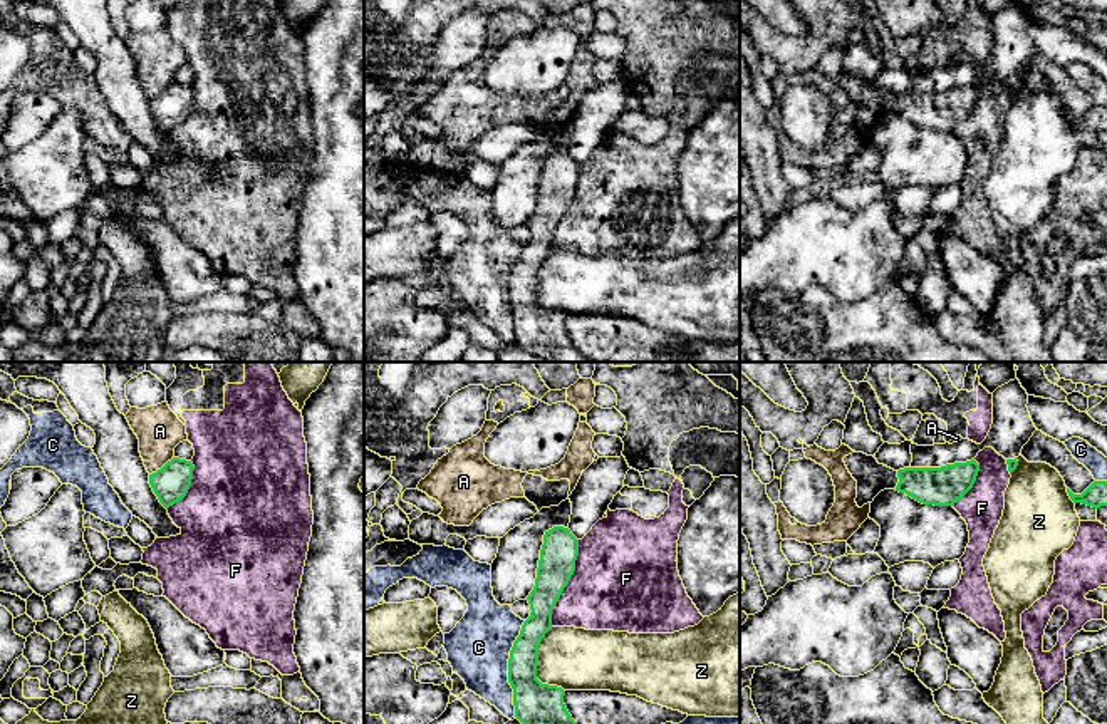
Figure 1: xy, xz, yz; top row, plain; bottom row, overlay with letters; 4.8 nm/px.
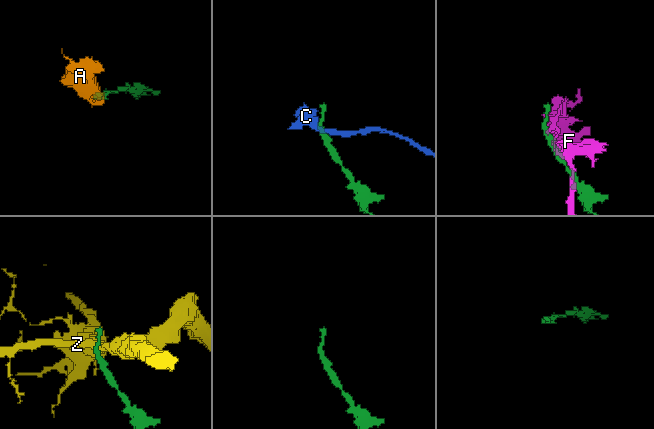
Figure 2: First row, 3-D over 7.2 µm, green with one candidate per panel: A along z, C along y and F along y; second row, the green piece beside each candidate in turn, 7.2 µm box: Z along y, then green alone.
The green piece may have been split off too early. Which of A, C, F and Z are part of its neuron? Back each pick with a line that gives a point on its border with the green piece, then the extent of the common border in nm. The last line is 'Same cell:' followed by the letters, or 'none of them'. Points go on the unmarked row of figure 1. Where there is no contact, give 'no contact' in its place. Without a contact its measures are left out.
A: meets green in xy at (163, 91); contact 150 nm long
Same cell: A

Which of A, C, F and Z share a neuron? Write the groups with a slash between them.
A / C / F / Z

